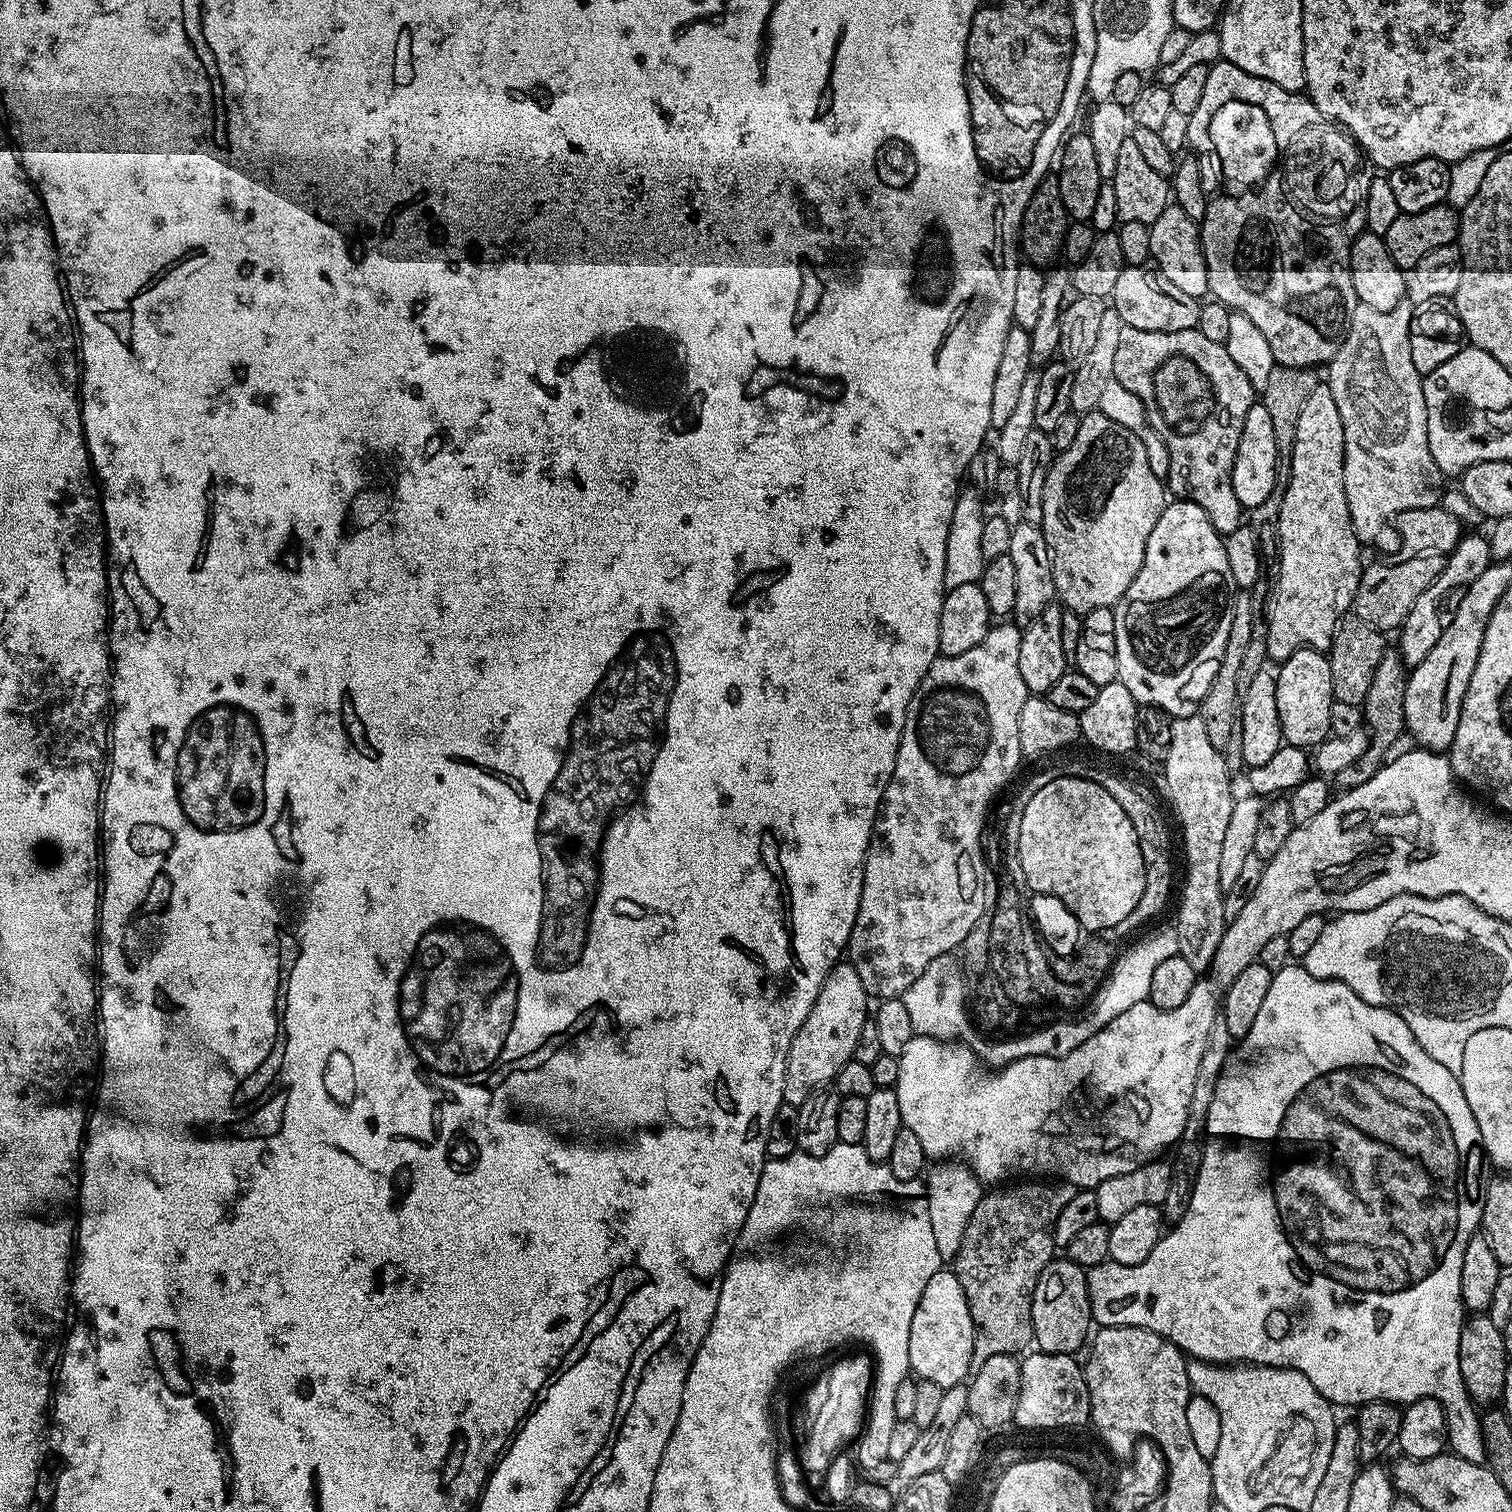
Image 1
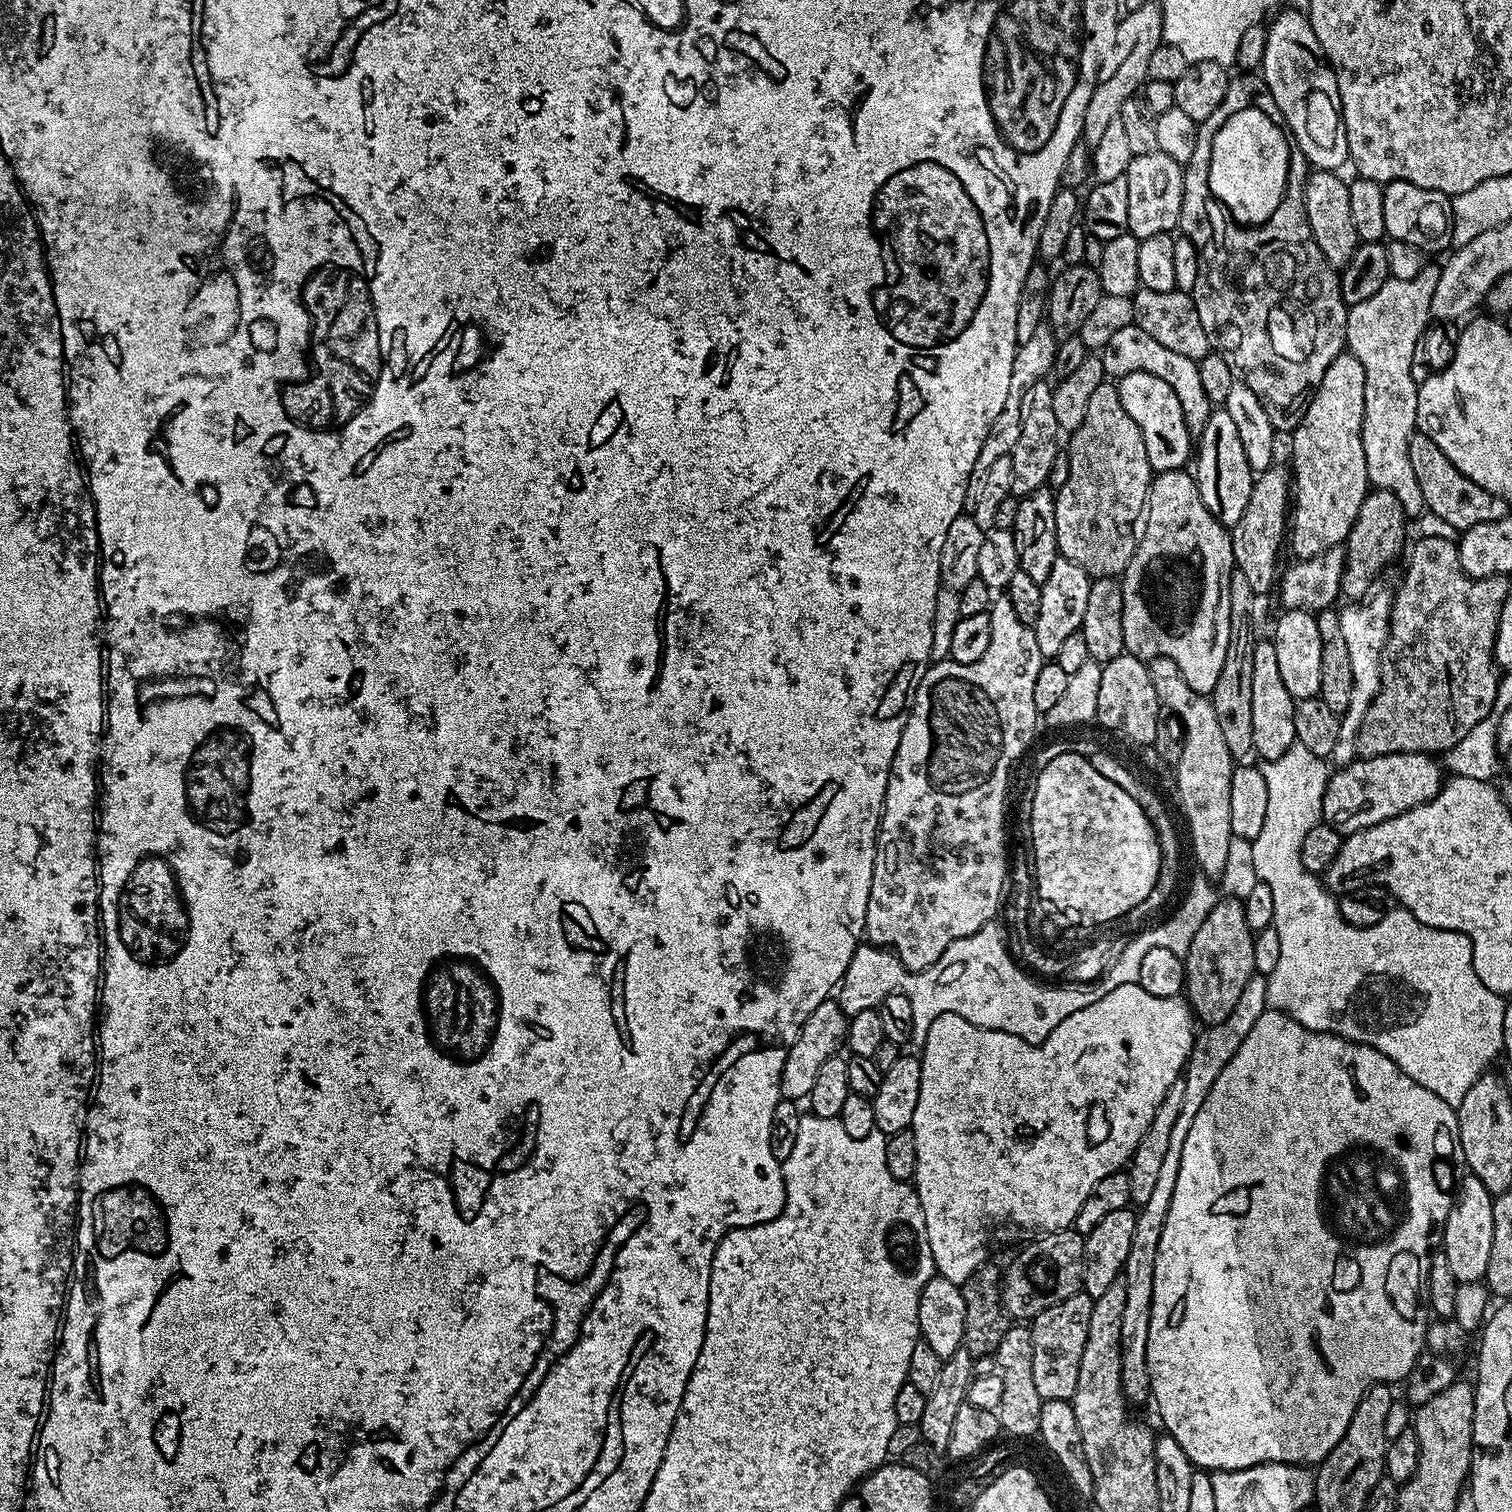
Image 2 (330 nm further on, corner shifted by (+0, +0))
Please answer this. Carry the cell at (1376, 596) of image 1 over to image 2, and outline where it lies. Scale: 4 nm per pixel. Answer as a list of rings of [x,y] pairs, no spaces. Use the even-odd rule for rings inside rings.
[[[1372,488],[1364,495],[1358,518],[1350,530],[1344,554],[1344,573],[1340,579],[1340,591],[1349,601],[1360,602],[1373,591],[1376,579],[1384,572],[1387,564],[1396,560],[1404,548],[1404,524],[1406,517],[1398,498],[1390,490]]]

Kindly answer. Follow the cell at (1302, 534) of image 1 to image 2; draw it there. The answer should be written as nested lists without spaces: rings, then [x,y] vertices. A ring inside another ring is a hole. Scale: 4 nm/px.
[[[1345,350],[1330,362],[1326,374],[1322,374],[1322,382],[1311,393],[1308,407],[1304,409],[1304,416],[1300,420],[1300,425],[1293,428],[1290,433],[1292,439],[1292,464],[1290,471],[1294,481],[1294,511],[1290,516],[1290,548],[1292,544],[1293,557],[1305,560],[1311,556],[1322,554],[1326,550],[1343,545],[1348,539],[1350,530],[1358,518],[1358,510],[1364,501],[1364,495],[1370,490],[1368,475],[1366,474],[1366,450],[1362,450],[1362,418],[1364,417],[1364,407],[1366,406],[1366,370],[1362,370],[1362,362],[1354,358],[1352,353]]]

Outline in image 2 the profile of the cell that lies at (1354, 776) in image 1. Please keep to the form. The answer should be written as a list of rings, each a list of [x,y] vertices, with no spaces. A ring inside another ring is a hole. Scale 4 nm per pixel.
[[[1424,536],[1413,546],[1412,553],[1410,552],[1411,548],[1407,553],[1407,556],[1409,555],[1408,569],[1405,570],[1400,585],[1394,588],[1392,609],[1388,619],[1388,637],[1380,659],[1380,689],[1376,697],[1370,702],[1370,706],[1360,723],[1360,728],[1356,732],[1356,755],[1366,760],[1386,754],[1402,754],[1403,752],[1426,752],[1429,754],[1449,752],[1451,748],[1458,746],[1458,742],[1462,742],[1462,738],[1466,738],[1466,734],[1470,734],[1470,730],[1474,730],[1474,726],[1478,726],[1478,722],[1493,715],[1494,709],[1492,707],[1496,704],[1496,691],[1500,688],[1499,674],[1501,675],[1501,673],[1498,671],[1496,657],[1492,655],[1492,647],[1496,641],[1496,623],[1500,617],[1500,611],[1506,598],[1510,595],[1509,577],[1501,574],[1476,580],[1474,577],[1468,576],[1462,570],[1457,541],[1455,539],[1447,540],[1444,536]]]

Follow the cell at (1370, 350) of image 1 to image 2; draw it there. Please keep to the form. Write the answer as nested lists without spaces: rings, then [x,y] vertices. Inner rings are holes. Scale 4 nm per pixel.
[[[1426,266],[1414,278],[1389,279],[1366,302],[1351,305],[1346,326],[1347,351],[1366,370],[1366,406],[1362,418],[1362,450],[1366,450],[1366,474],[1372,488],[1390,490],[1402,506],[1405,517],[1425,511],[1422,490],[1410,467],[1410,438],[1417,431],[1418,381],[1412,376],[1414,346],[1432,316],[1432,299],[1440,268]]]

